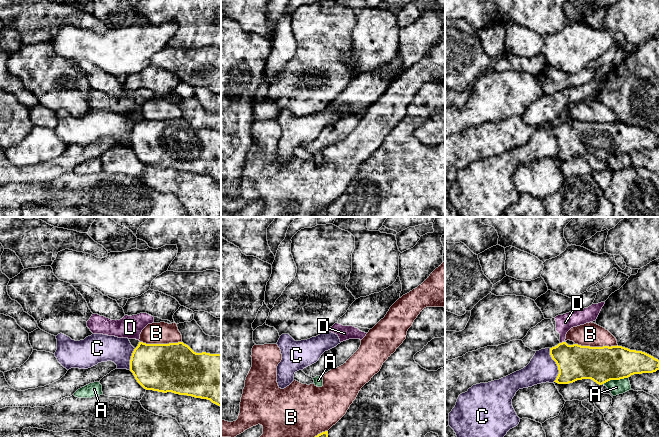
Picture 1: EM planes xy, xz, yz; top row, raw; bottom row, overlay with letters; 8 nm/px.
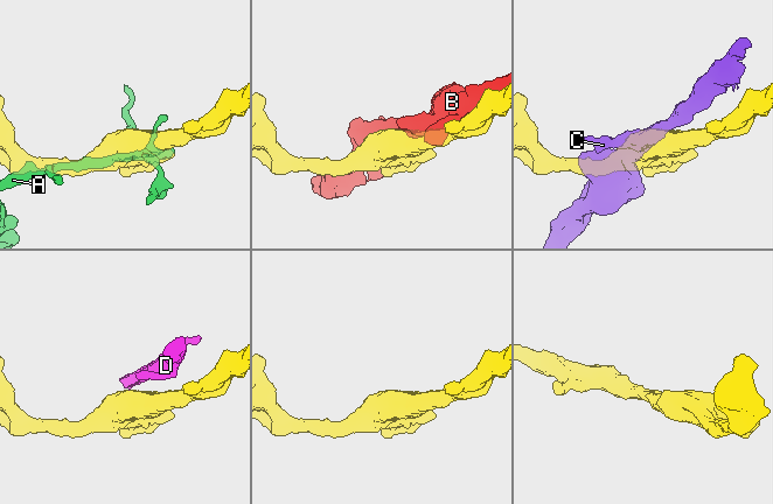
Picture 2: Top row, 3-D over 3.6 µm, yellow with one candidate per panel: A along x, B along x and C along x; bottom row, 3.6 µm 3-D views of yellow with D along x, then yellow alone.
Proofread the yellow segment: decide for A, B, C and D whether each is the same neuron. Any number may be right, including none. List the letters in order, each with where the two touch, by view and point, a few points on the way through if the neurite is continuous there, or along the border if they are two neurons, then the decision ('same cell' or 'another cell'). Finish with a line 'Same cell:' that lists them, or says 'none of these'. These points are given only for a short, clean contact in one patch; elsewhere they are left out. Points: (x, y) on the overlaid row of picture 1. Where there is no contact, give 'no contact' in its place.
A: meets yellow in yz at (615, 379); another cell
B: meets yellow in yz at (596, 347); another cell
C: meets yellow in yz at (557, 365); another cell
D: meets yellow in yz at (562, 342); border along yz (564, 341), (560, 343); another cell
Same cell: none of these

